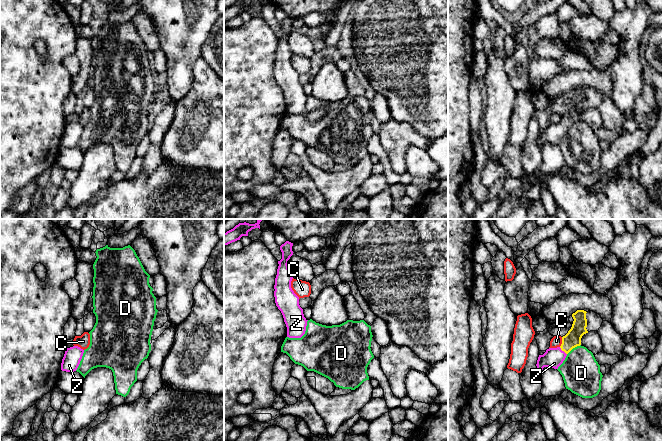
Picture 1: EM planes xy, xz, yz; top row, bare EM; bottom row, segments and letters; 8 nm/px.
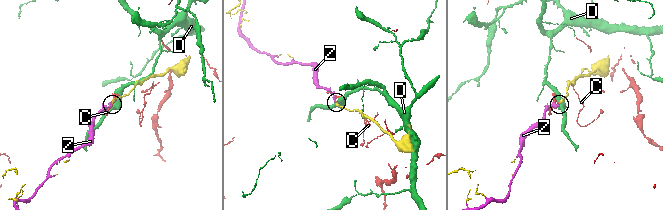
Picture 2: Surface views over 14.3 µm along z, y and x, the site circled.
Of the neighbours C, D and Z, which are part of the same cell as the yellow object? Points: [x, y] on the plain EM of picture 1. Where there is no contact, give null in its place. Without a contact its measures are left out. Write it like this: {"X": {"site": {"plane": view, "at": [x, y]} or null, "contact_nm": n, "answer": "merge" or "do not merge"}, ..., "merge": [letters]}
{"C": {"site": {"plane": "yz", "at": [562, 118]}, "contact_nm": 80, "answer": "do not merge"}, "D": {"site": {"plane": "yz", "at": [573, 123]}, "contact_nm": 140, "answer": "do not merge"}, "Z": {"site": {"plane": "yz", "at": [563, 126]}, "contact_nm": 90, "answer": "merge"}, "merge": ["Z"]}

